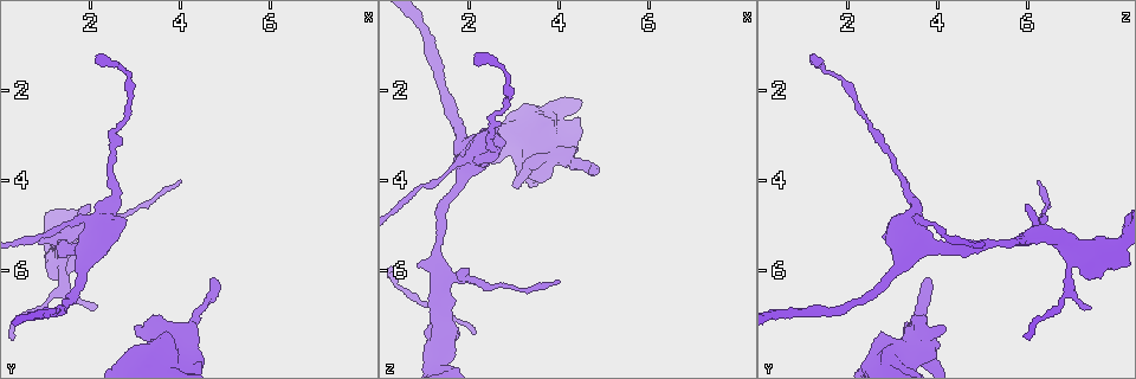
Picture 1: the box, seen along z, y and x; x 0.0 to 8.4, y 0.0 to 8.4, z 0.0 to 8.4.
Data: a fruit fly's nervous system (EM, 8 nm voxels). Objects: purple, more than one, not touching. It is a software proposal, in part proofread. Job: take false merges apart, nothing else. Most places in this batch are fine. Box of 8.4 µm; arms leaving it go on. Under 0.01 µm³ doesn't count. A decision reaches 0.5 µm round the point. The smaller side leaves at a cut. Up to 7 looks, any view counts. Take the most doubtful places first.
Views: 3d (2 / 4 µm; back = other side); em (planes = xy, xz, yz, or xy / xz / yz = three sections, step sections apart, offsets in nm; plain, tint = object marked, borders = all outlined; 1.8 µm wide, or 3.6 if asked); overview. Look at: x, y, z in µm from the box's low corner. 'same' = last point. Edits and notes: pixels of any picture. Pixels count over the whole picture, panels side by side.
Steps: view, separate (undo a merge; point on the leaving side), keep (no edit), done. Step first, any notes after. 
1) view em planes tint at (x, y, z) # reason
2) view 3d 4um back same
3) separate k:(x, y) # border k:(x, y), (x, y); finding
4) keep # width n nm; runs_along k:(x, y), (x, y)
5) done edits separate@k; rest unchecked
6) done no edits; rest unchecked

view em xy step 8 borders at (2.15, 4.90, 6.15) # sudden change in width

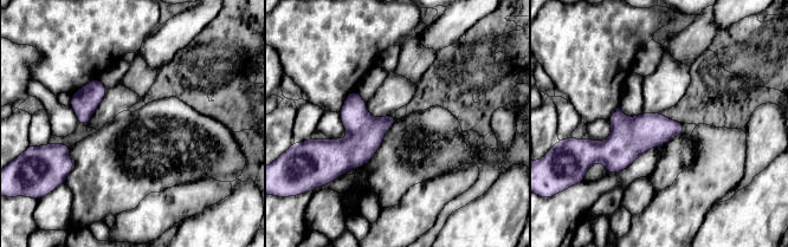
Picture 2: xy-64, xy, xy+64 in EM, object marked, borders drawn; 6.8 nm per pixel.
keep # one cell here

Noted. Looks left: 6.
view 3d 4um at (2.05, 5.00, 3.45) # four arms meet

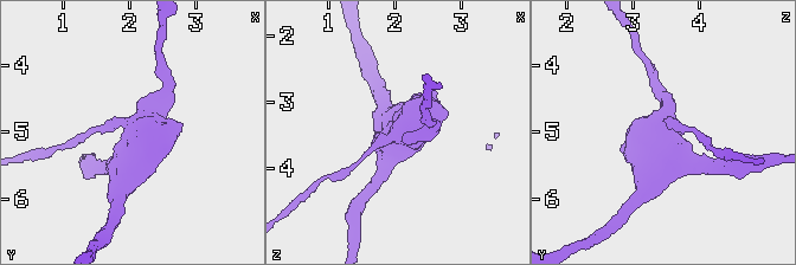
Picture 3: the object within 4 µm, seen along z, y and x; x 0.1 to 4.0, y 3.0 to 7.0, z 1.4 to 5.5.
view em 3.6um planes tint at (2.05, 4.95, 3.50) # arms 4

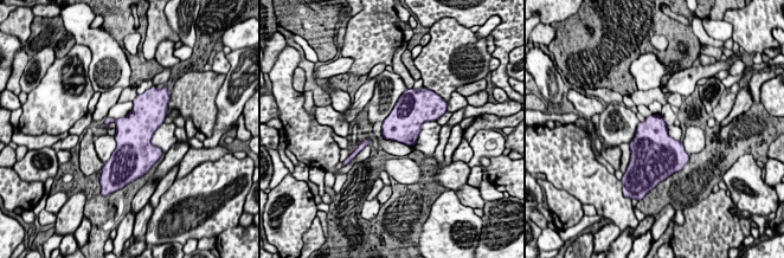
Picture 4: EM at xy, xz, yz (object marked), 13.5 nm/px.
keep # continuous, no second cell

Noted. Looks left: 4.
view em xz step 4 tint at (1.45, 6.40, 6.95) # arms part here

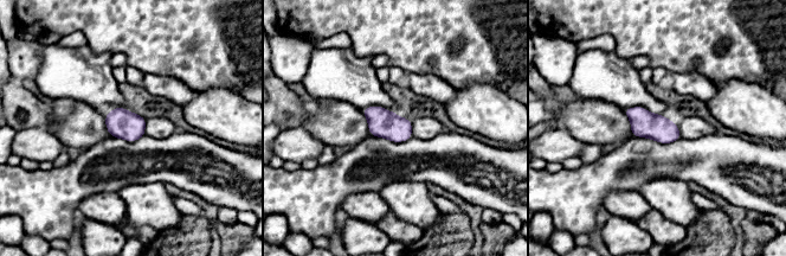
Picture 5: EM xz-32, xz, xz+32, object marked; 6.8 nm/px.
view em planes tint same # cut it another way

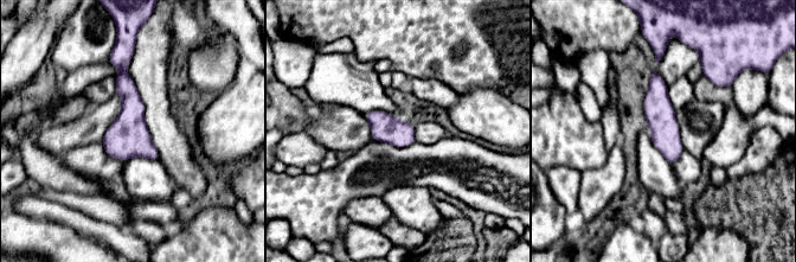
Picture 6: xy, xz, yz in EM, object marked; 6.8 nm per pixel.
keep # runs_along 6:(654, 76), (656, 106), (672, 160); continuous, no second cell

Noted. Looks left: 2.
done no edits; rest unchecked

